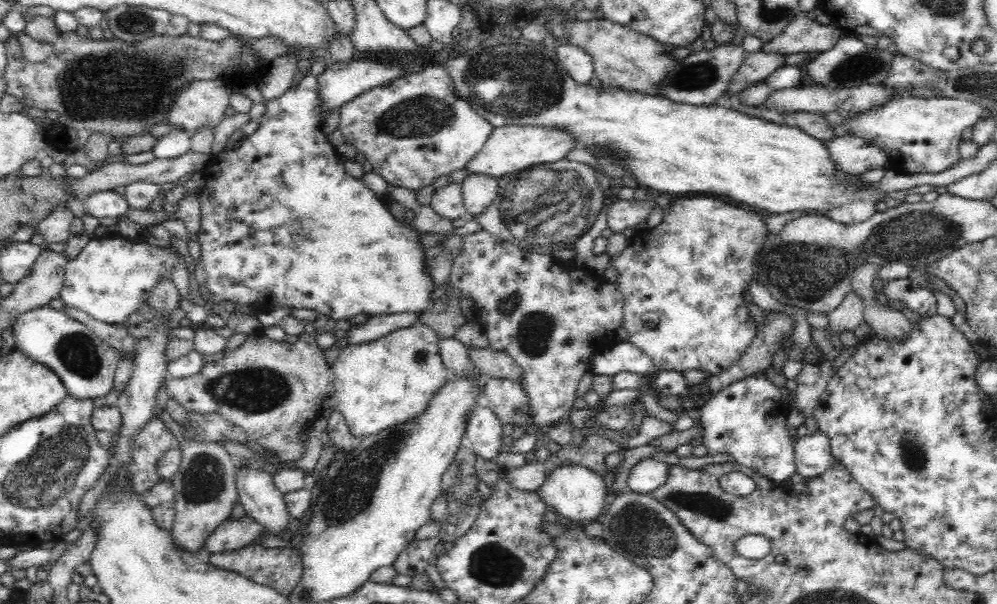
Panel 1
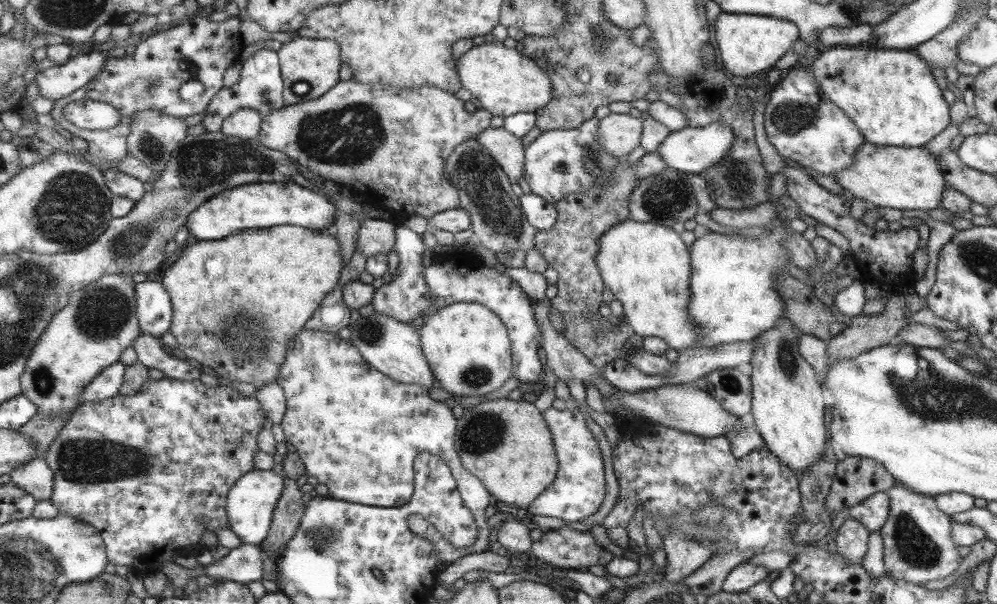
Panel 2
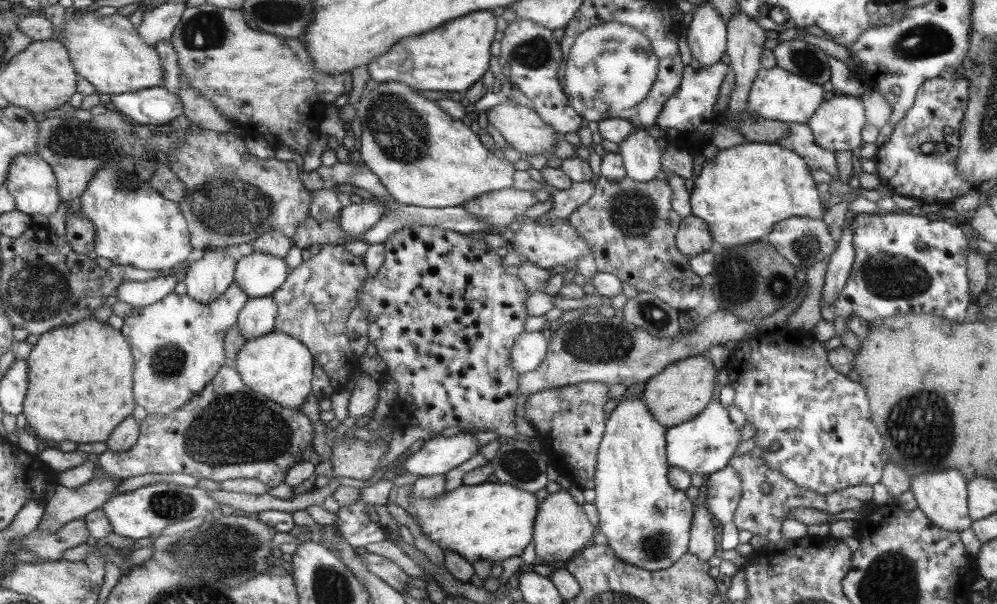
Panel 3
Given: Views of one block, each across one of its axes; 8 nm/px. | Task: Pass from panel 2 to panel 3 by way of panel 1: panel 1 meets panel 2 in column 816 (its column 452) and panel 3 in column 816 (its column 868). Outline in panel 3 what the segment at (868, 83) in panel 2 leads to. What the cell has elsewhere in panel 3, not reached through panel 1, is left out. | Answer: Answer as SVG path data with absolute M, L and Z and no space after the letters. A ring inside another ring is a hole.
M755 141L745 142L739 144L739 146L731 146L731 148L719 149L716 156L709 160L706 160L699 170L699 175L694 177L693 188L690 193L690 210L693 217L701 218L708 225L709 233L712 235L712 240L715 244L715 248L727 248L727 246L737 246L737 244L743 244L743 242L755 242L759 243L759 238L764 238L765 234L771 232L771 226L773 224L780 223L781 220L789 219L793 216L801 216L805 218L813 218L813 220L821 220L821 203L817 198L817 191L815 190L815 184L809 176L809 170L807 170L808 164L801 158L799 154L793 153L793 150L781 148L775 144L762 144Z

